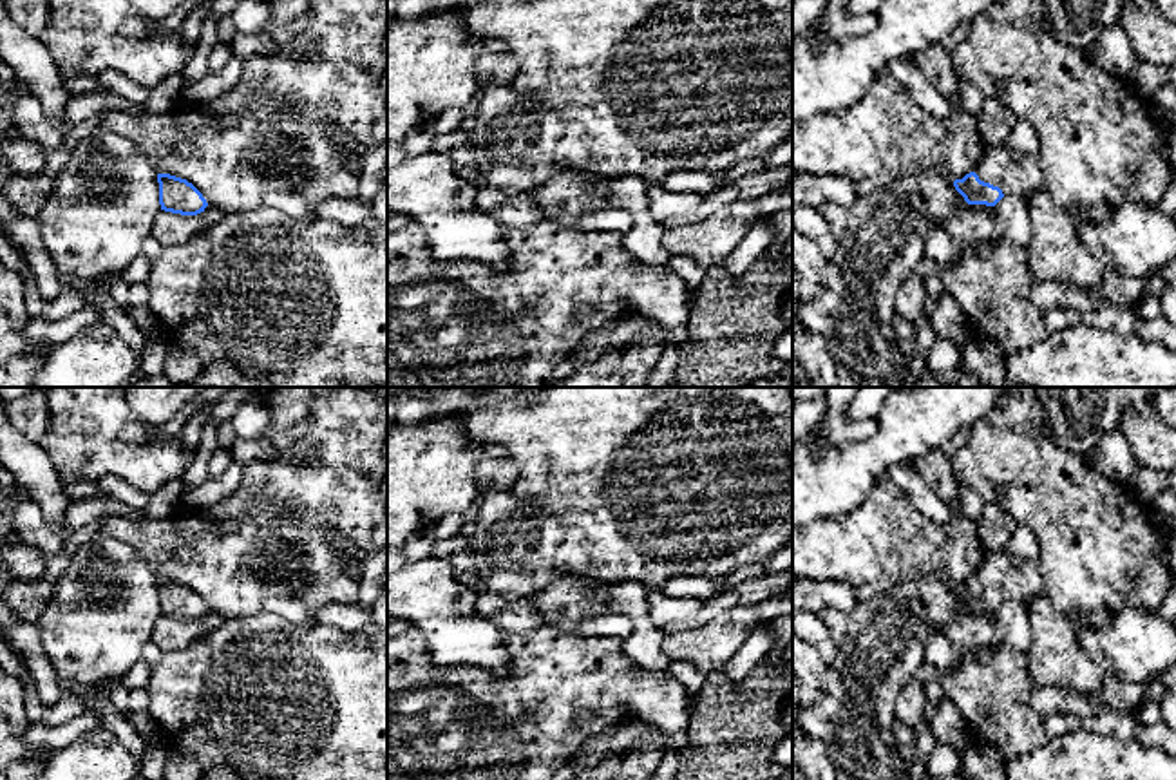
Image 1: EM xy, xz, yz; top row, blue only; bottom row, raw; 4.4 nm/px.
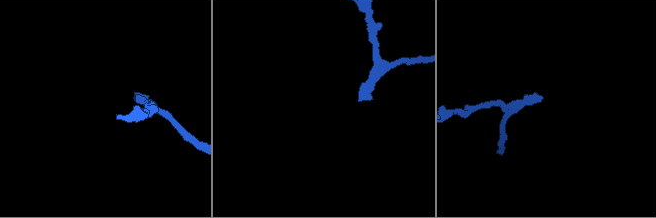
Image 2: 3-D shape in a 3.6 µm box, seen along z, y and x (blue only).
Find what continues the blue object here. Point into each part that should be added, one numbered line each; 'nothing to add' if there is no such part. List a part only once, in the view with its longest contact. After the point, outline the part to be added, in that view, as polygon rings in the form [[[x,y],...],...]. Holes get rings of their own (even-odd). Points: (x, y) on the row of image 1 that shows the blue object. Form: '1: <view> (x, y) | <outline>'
1: yz (1014, 172) | [[[984,148],[982,159],[973,170],[981,181],[999,186],[1004,195],[1028,197],[1044,188],[1044,176],[1035,156],[1026,156],[1015,148]]]

